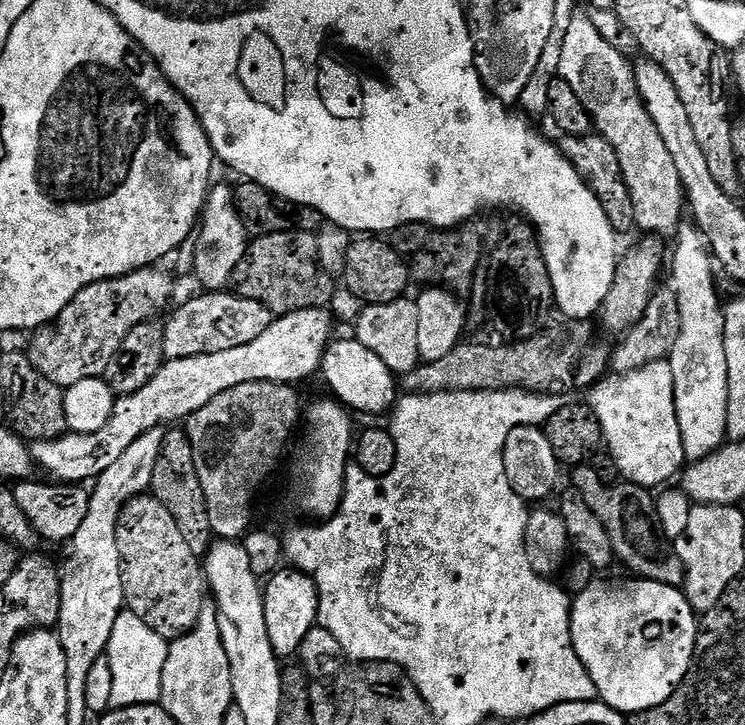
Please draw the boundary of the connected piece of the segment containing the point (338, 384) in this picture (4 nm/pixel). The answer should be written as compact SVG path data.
M355 338L340 340L327 345L324 360L320 363L319 375L324 376L333 397L345 409L353 413L365 412L368 416L380 416L384 411L391 409L398 399L393 373L378 357L370 354Z

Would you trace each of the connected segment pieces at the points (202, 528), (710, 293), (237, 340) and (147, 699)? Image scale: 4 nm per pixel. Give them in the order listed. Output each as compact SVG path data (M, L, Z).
M172 436L163 441L158 462L154 462L154 474L150 495L169 516L175 520L186 546L197 558L207 553L214 537L210 528L210 518L204 510L204 495L198 482L198 474L192 461L192 447L183 439Z
M684 222L681 223L678 231L675 233L676 239L676 253L670 256L670 272L672 268L672 284L670 284L671 291L676 293L676 301L680 307L680 333L676 339L676 345L670 357L672 365L672 390L674 392L674 406L676 407L677 424L680 427L680 441L684 447L685 457L689 461L699 462L708 459L709 456L720 451L722 445L725 443L726 437L729 435L728 427L726 426L726 406L728 405L728 383L726 382L726 346L724 345L724 309L720 296L716 293L716 280L712 277L712 268L714 269L714 261L709 255L708 246L704 243L703 236L700 231L696 229L695 223Z
M212 294L201 296L184 304L172 317L164 330L164 359L186 360L195 356L210 356L246 346L268 329L270 323L269 309L255 300L237 298L235 295Z
M121 614L114 622L106 653L112 675L113 709L152 706L159 701L162 670L166 666L168 649L164 638L150 631L136 616Z

